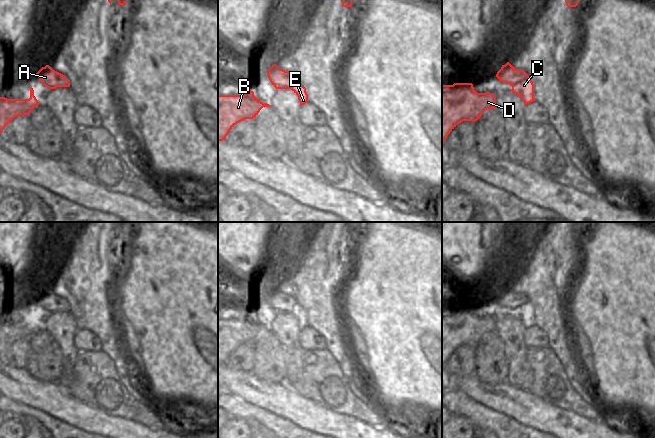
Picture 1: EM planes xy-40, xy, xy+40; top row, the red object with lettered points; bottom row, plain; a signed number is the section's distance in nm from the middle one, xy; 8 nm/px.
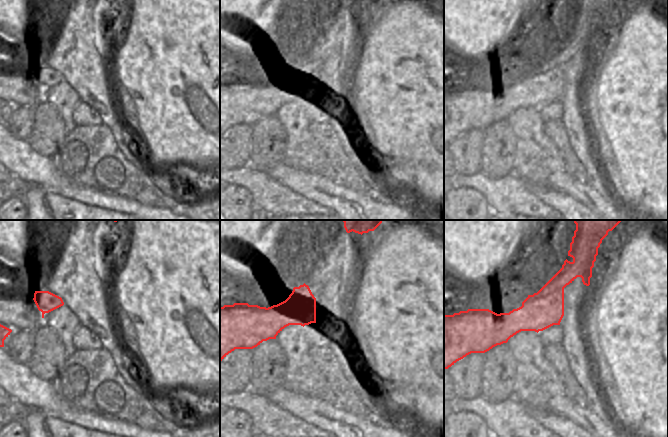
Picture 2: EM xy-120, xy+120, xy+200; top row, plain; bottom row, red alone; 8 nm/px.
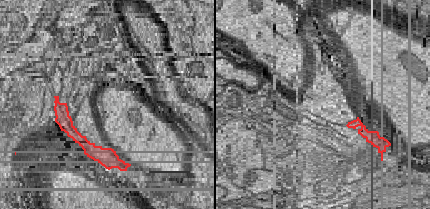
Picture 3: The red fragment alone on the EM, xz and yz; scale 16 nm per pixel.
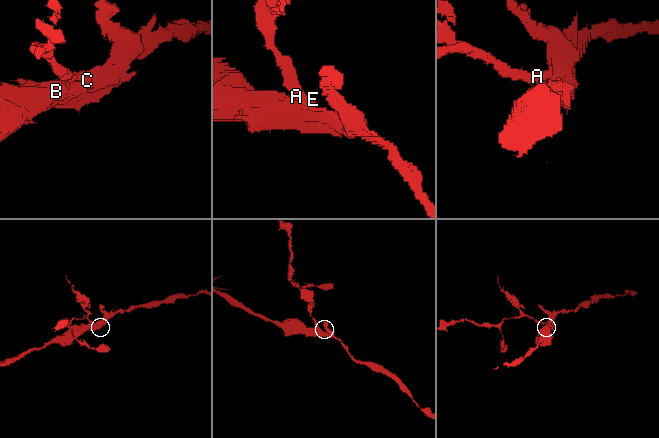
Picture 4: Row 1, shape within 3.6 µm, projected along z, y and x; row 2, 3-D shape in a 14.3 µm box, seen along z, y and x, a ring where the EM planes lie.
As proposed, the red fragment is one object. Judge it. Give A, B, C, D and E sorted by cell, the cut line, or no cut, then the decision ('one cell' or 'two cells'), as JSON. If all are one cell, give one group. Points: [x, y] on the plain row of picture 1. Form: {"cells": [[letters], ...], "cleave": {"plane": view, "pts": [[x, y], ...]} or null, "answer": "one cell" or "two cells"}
{"cells": [["A"], ["B", "C", "D", "E"]], "cleave": {"plane": "xy+40", "pts": [[503, 289], [514, 309]]}, "answer": "two cells"}

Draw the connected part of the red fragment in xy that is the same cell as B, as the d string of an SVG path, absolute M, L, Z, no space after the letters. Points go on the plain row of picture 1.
M245 308L245 319L218 319L218 365L223 365L230 354L245 343L253 343L267 327L259 325Z

